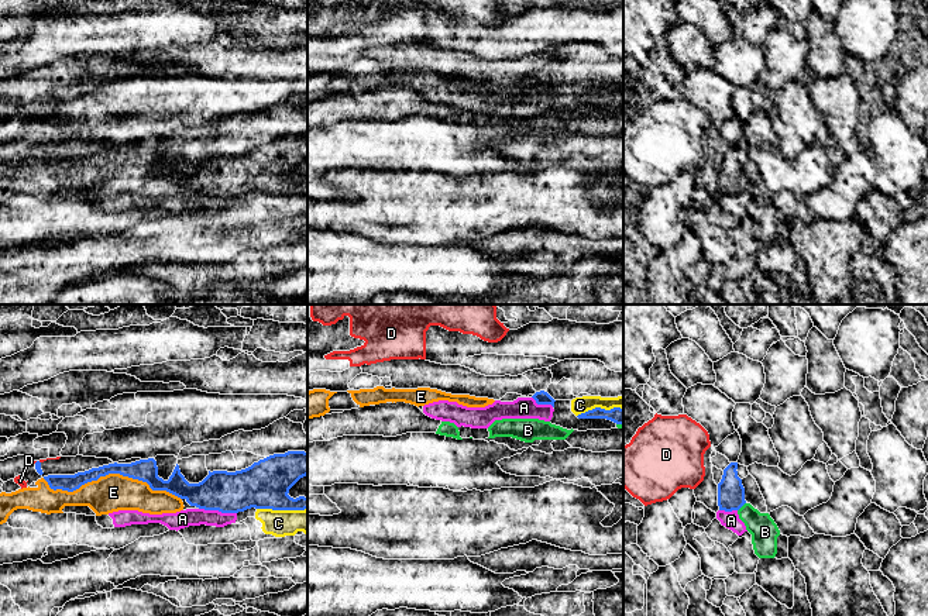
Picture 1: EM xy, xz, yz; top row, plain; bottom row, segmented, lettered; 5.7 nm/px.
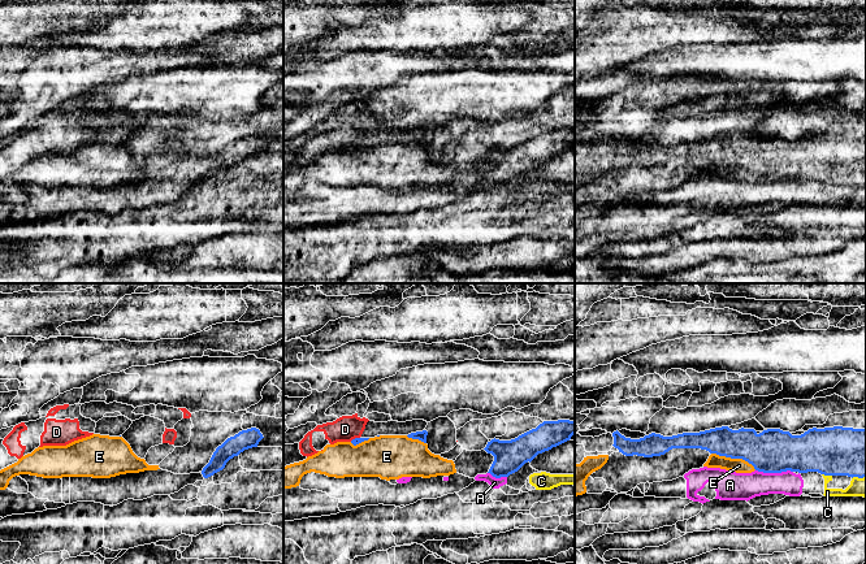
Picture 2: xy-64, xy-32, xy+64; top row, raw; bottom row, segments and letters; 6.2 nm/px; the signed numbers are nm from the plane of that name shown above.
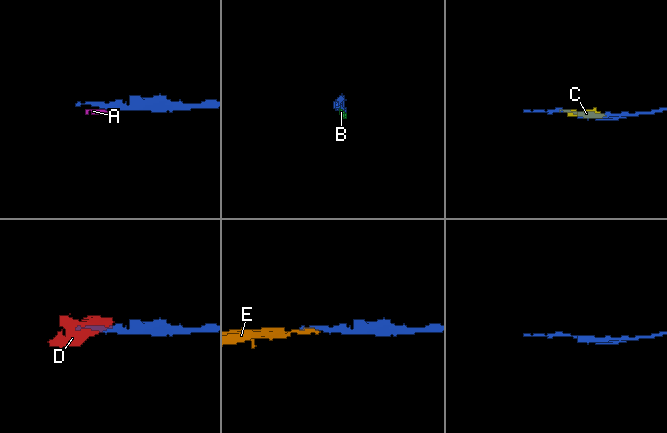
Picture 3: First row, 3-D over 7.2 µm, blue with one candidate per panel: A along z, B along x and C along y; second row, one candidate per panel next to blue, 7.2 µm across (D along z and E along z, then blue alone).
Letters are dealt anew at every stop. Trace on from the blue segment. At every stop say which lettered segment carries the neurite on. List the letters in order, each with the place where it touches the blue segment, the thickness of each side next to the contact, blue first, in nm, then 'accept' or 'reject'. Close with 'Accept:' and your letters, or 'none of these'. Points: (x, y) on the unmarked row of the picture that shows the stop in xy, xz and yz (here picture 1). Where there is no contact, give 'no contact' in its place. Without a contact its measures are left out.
A: xy (217, 193) | 240/100 nm | reject
B: yz (742, 189) | 160/160 nm | reject
C: xy (282, 193) | 280/160 nm | reject
D: xy (37, 145) | 30/20 nm | reject
E: xy (112, 157) | 130/220 nm | accept
Accept: E

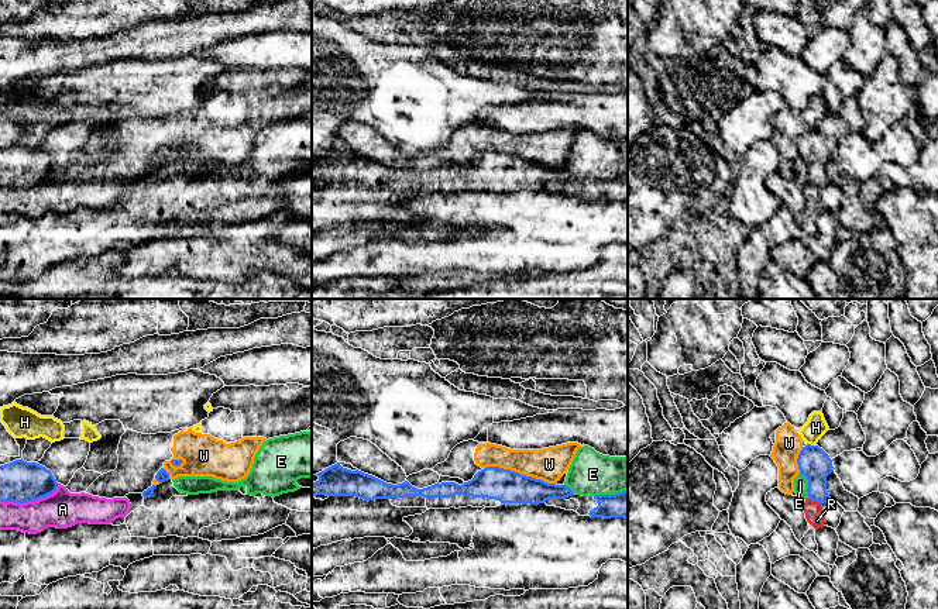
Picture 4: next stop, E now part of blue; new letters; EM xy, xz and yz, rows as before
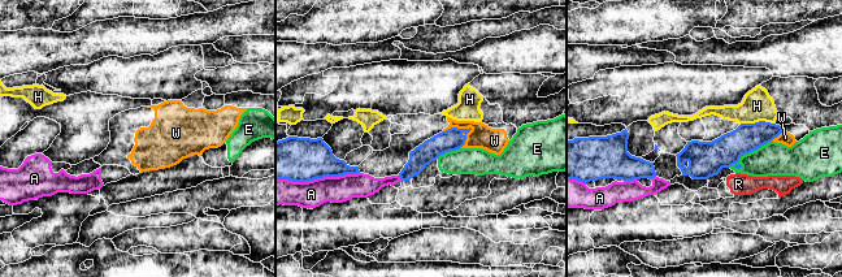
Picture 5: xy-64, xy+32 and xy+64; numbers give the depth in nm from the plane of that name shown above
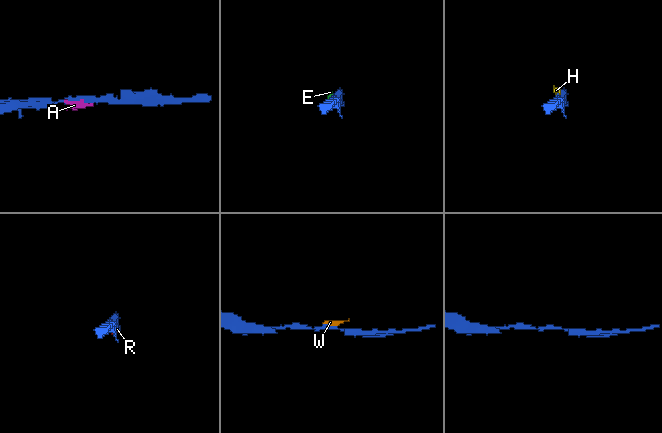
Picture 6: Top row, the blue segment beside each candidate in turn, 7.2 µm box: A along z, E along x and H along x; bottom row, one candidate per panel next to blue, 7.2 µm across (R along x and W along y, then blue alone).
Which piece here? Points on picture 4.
A: xy (30, 185) | 240/220 nm | reject
E: yz (808, 169) | 180/80 nm | reject
H: yz (810, 128) | 180/120 nm | reject
R: yz (815, 185) | 180/100 nm | reject
W: xz (518, 157) | 190/190 nm | reject
Accept: none of these

